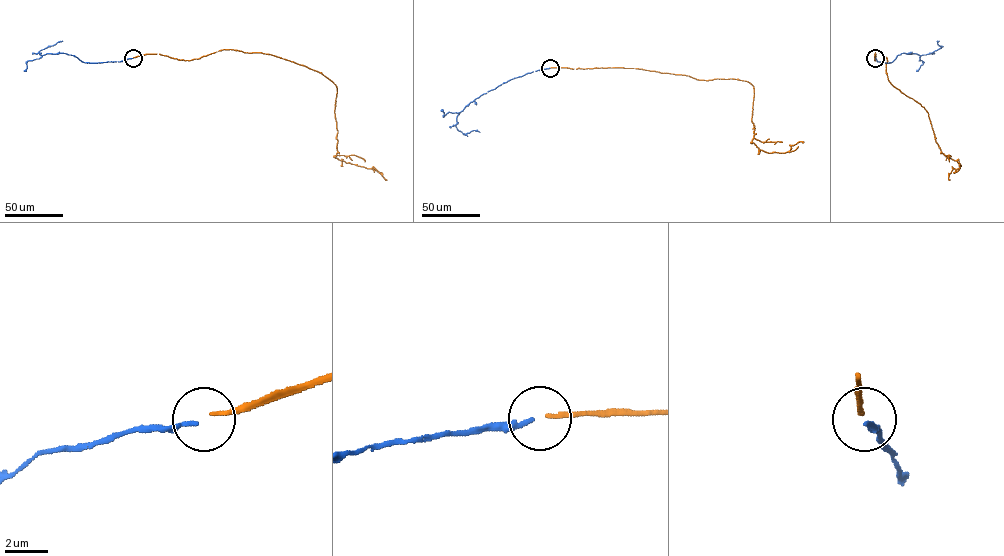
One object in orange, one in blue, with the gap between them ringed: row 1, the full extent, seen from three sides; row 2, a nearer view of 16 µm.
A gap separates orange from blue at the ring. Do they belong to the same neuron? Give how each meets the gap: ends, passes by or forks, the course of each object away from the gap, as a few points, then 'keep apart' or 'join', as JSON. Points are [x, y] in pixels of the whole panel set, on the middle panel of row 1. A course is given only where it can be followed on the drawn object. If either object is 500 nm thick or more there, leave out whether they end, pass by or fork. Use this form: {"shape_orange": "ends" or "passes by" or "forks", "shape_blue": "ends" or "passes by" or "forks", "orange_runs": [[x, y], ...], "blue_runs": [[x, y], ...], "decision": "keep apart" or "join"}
{"shape_orange": "ends", "shape_blue": "ends", "orange_runs": [[550, 68], [623, 67], [702, 80], [746, 81], [754, 89], [753, 142], [768, 153], [785, 153], [803, 142]], "blue_runs": [[549, 68], [504, 82], [467, 104], [456, 117], [455, 125], [464, 134], [474, 130], [479, 132]], "decision": "keep apart"}

